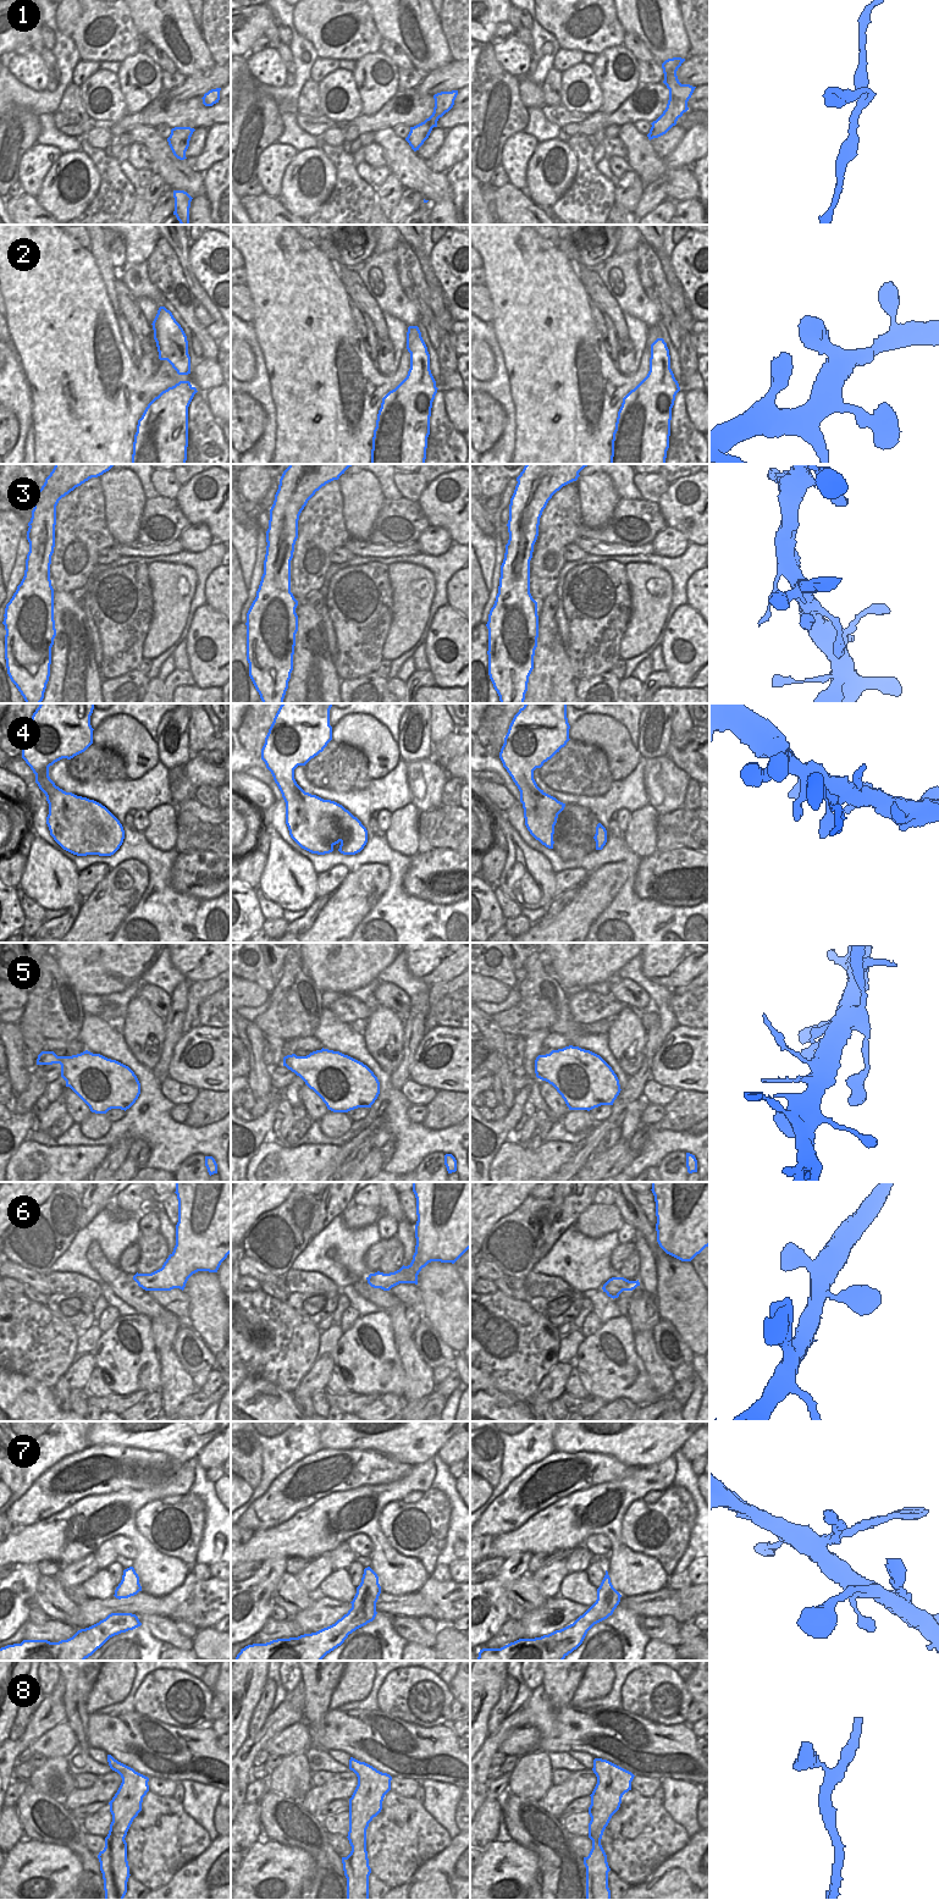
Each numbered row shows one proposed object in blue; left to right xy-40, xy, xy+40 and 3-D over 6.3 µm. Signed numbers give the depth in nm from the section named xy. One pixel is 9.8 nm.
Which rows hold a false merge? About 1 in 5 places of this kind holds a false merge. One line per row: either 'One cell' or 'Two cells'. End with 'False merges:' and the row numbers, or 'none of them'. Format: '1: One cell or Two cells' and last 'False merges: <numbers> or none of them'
1: One cell
2: One cell
3: One cell
4: One cell
5: One cell
6: One cell
7: One cell
8: One cell
False merges: none of them.

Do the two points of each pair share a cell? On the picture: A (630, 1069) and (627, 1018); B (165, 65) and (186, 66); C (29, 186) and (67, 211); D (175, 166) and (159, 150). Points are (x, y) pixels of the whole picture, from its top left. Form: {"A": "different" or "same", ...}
{"A": "same", "B": "different", "C": "different", "D": "same"}

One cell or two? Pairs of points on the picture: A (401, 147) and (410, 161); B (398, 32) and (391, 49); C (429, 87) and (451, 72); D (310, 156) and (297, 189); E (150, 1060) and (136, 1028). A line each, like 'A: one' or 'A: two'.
A: one
B: two
C: one
D: one
E: one

